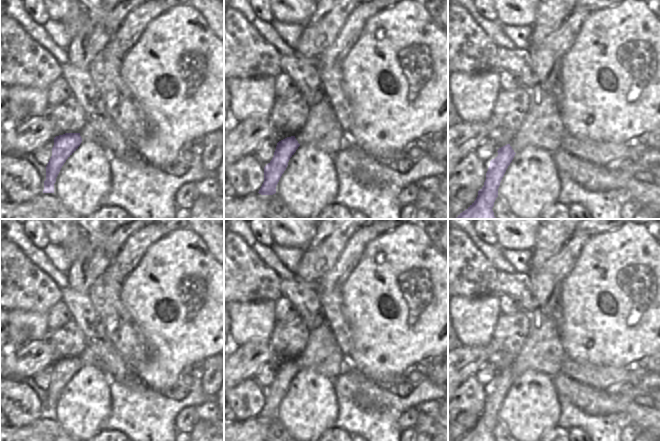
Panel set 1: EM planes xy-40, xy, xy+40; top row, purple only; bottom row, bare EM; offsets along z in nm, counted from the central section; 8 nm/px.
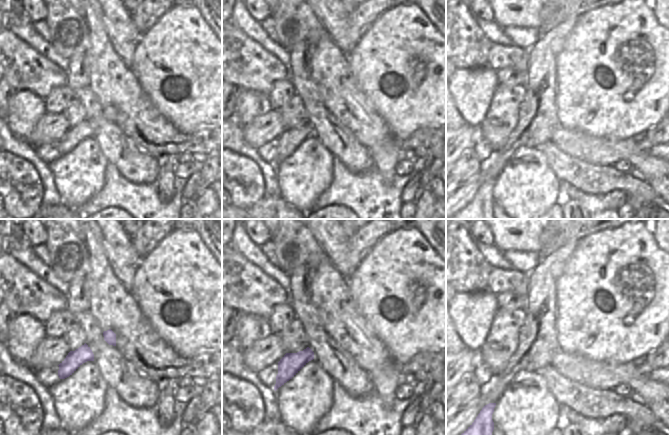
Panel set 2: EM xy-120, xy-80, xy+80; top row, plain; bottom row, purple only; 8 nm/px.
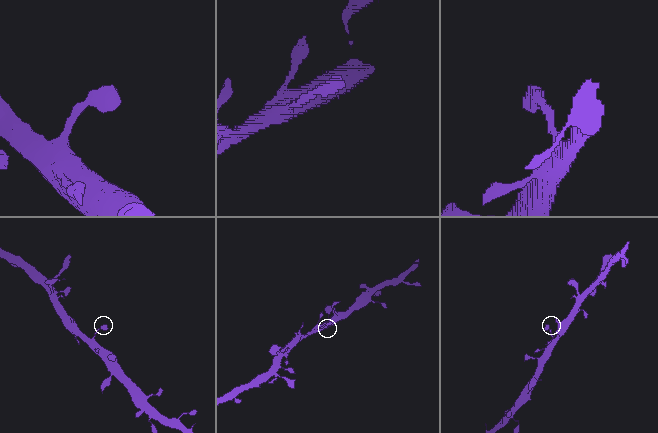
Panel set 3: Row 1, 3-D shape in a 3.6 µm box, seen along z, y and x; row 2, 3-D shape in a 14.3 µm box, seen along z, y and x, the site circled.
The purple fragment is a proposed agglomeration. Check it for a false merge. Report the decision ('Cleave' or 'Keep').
Keep.

